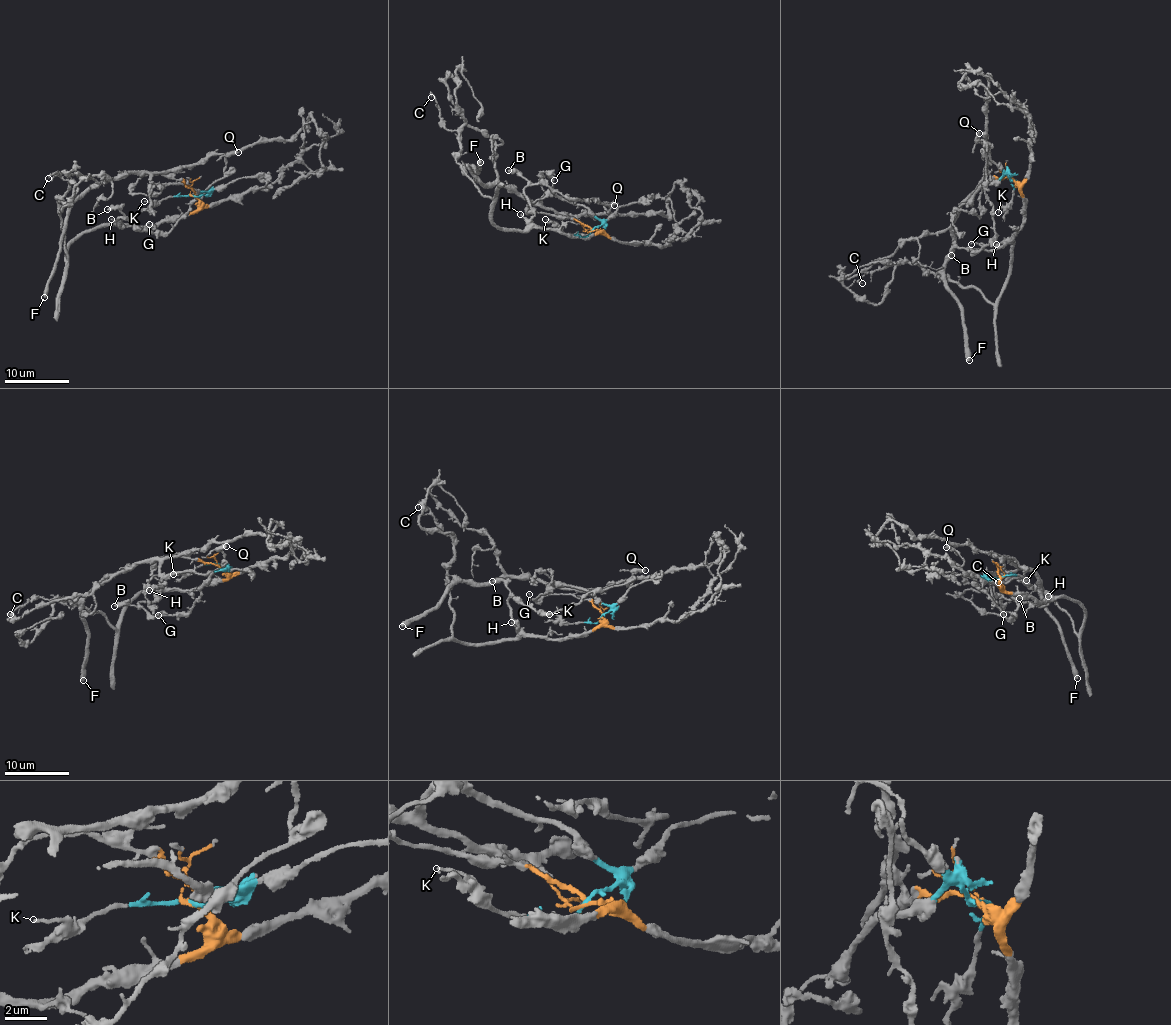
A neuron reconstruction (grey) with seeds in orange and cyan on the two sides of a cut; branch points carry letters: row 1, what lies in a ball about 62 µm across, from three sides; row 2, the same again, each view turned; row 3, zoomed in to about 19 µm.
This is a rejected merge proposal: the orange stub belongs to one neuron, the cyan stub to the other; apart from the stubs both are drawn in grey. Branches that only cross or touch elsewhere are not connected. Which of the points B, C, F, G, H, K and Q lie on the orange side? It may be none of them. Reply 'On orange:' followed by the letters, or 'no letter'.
On orange: B, C, G, H, Q

